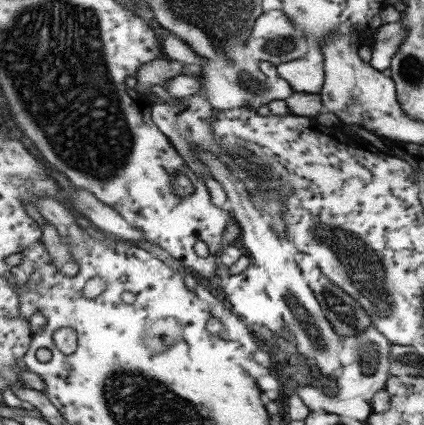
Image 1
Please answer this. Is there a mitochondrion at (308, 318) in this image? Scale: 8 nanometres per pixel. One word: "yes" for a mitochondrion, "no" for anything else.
yes

